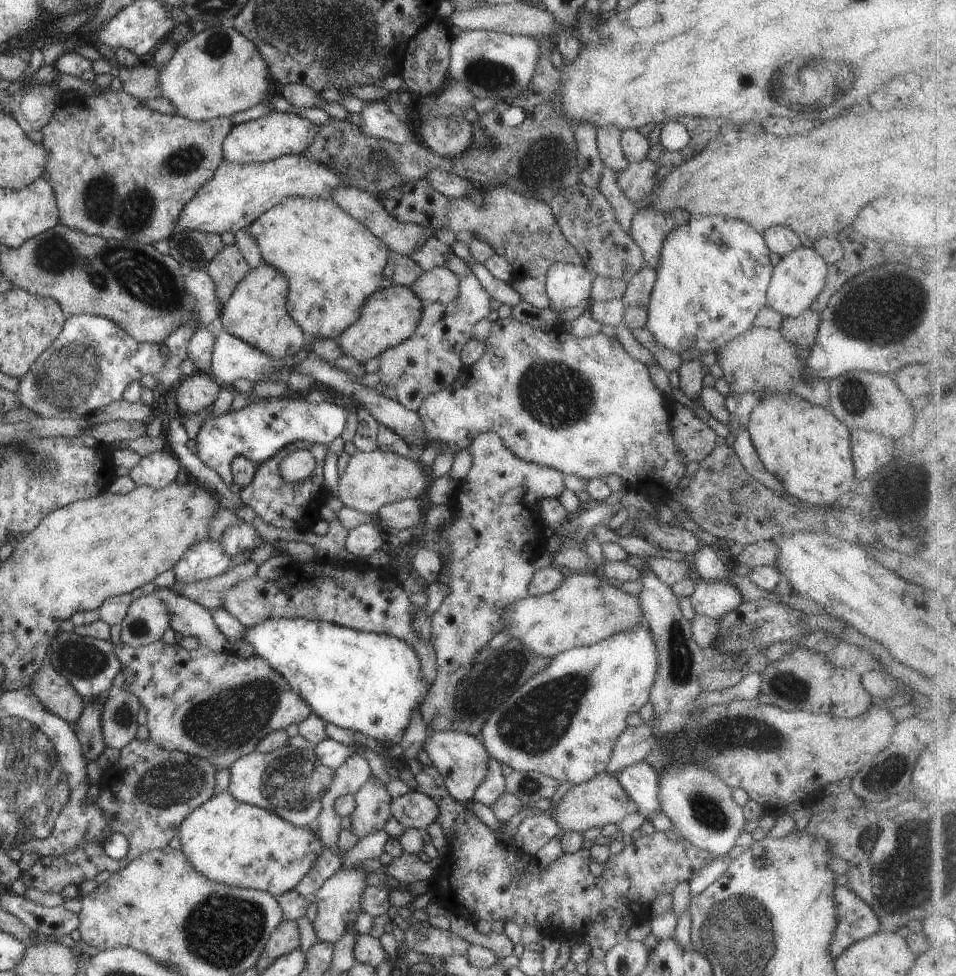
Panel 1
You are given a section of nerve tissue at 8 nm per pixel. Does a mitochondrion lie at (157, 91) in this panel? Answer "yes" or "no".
no

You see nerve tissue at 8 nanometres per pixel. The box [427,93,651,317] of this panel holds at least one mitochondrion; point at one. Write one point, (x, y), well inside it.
(529, 174)

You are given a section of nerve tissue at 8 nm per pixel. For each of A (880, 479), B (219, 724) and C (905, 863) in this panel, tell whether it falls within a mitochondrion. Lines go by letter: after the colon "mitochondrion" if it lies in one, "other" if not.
A: other
B: mitochondrion
C: mitochondrion

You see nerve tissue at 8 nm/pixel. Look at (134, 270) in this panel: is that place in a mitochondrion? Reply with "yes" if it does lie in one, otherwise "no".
yes

